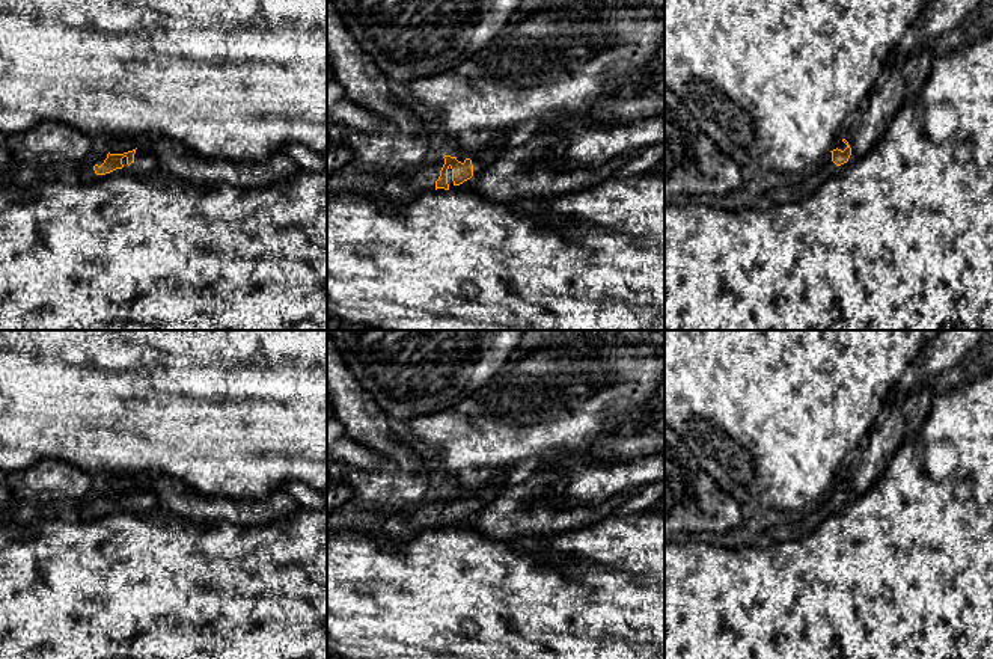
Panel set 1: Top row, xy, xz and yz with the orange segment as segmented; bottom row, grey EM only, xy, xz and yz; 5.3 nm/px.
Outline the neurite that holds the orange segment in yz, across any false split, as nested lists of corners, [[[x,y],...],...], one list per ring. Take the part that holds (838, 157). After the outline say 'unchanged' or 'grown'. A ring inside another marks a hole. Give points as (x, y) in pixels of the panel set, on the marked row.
[[[842,139],[836,149],[827,154],[827,160],[833,161],[836,166],[841,166],[848,161],[851,155],[851,148],[845,139]]] | grown

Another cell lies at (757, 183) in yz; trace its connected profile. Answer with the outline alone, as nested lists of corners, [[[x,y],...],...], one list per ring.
[[[993,33],[969,45],[936,53],[921,98],[903,106],[885,137],[856,163],[836,166],[821,158],[799,173],[746,167],[743,185],[731,196],[699,198],[683,205],[665,204],[665,330],[993,330]]]

